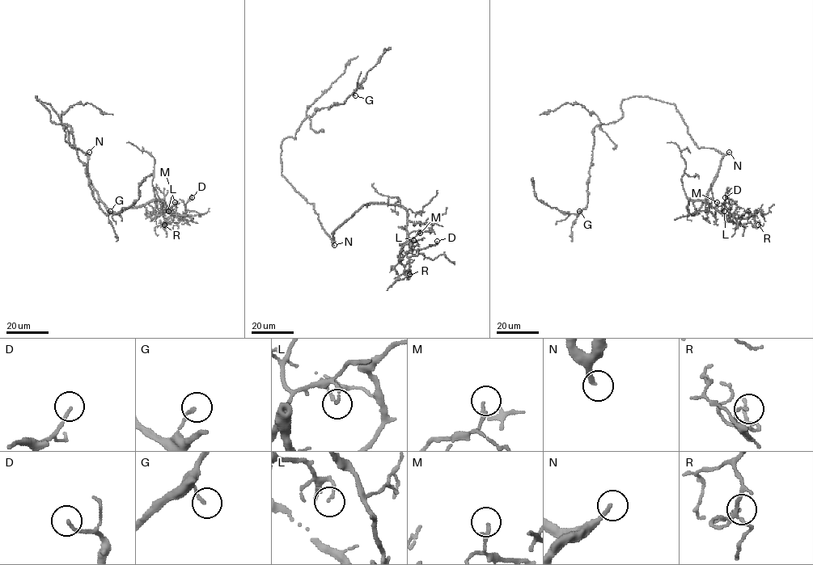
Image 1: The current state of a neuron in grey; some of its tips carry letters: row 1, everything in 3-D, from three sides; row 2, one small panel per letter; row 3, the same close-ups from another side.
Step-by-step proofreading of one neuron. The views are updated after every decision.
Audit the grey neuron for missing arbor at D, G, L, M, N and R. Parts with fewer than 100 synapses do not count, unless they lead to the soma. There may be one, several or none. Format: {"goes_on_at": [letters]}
{"goes_on_at": ["N"]}

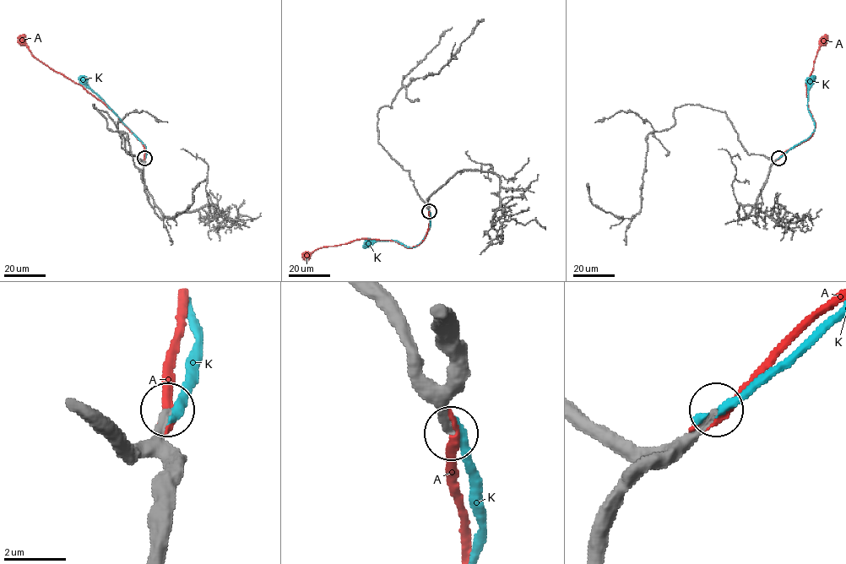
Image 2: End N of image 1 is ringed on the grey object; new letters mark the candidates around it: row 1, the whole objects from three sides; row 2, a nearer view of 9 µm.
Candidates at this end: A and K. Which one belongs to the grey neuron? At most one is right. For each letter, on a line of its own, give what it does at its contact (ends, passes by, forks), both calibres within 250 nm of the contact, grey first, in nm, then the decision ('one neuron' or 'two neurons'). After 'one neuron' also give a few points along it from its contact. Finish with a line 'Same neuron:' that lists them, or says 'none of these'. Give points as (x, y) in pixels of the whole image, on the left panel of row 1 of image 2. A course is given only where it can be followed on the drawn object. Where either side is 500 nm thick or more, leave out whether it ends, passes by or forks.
A: it ends; calibres 360 and 320 nm; two neurons
K: it ends; calibres 300 and 320 nm; two neurons
Same neuron: none of these

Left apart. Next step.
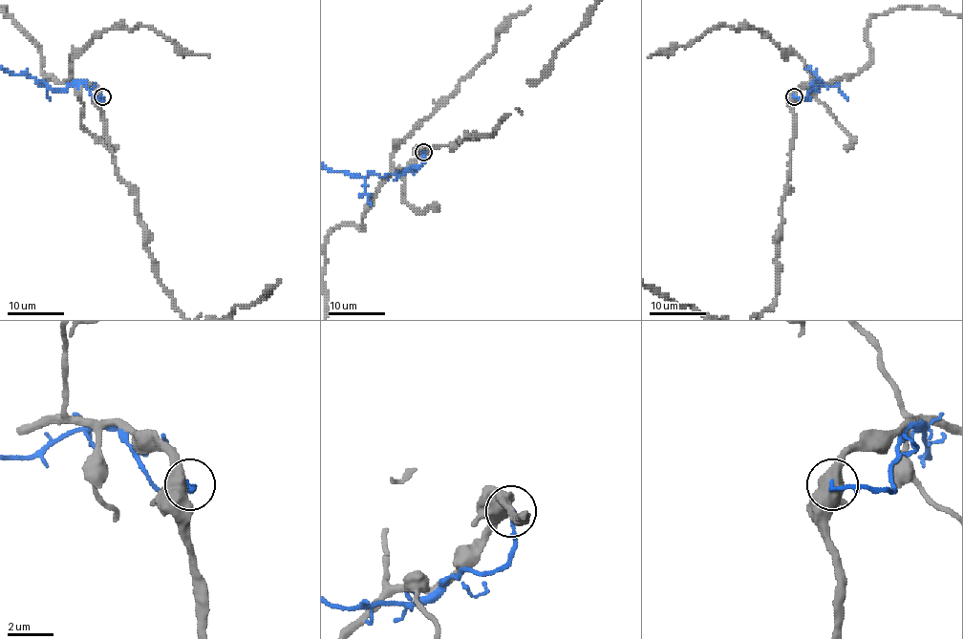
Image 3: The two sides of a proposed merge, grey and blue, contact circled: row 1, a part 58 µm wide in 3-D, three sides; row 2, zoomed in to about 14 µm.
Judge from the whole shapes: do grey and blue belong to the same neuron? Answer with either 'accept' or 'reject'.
reject

